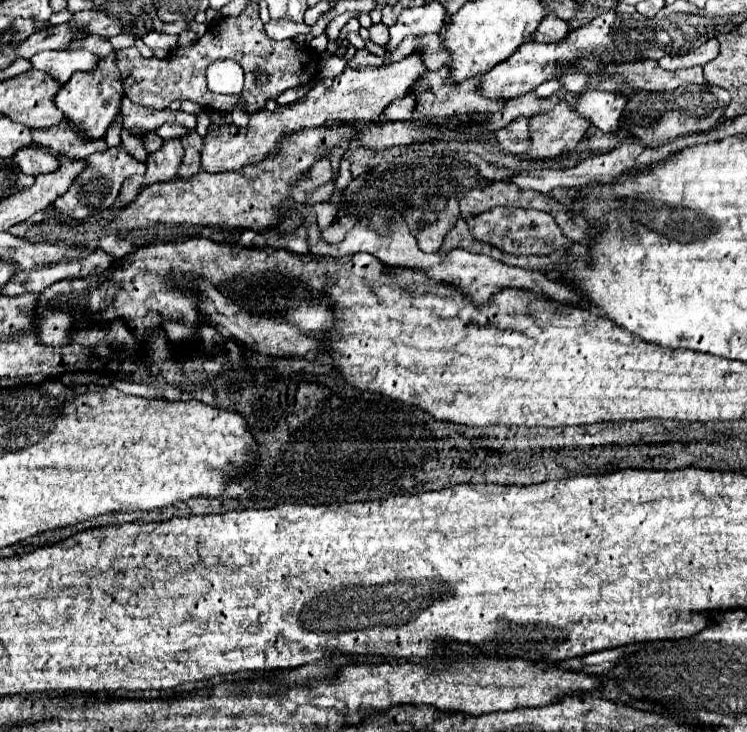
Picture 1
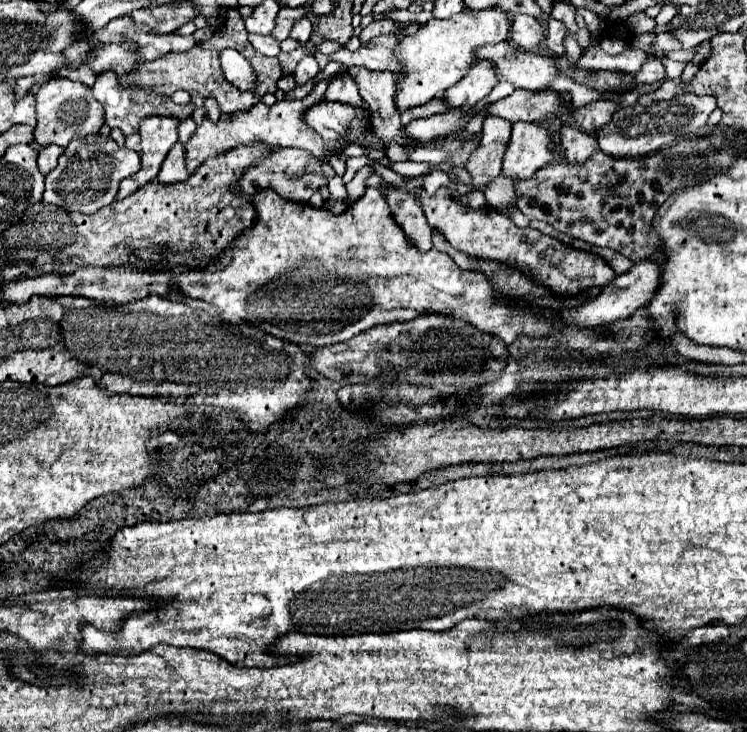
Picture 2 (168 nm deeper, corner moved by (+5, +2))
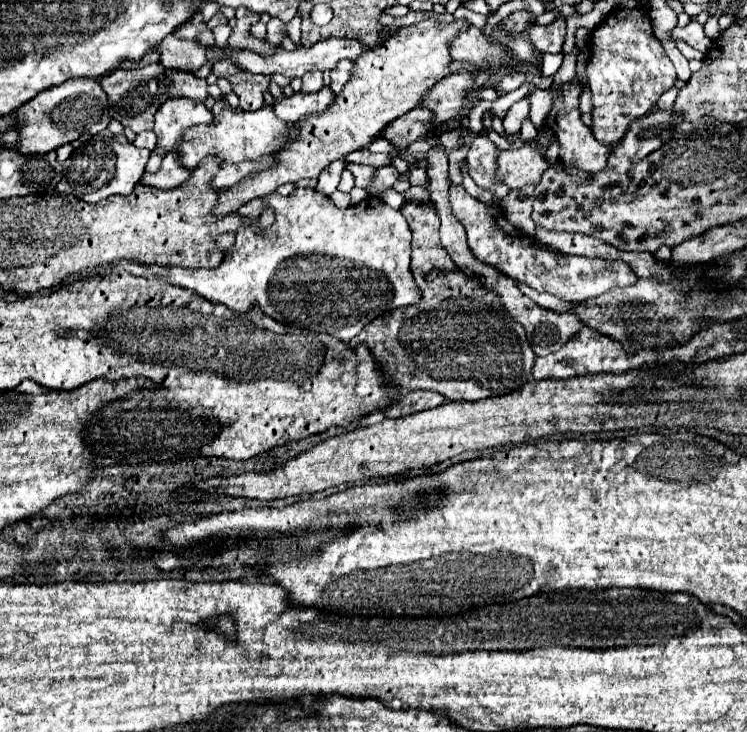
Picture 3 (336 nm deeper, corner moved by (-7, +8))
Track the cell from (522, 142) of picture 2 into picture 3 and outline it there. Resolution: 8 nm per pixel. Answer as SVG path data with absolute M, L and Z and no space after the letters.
M526 145L522 149L500 151L496 179L498 183L506 183L508 189L520 189L526 185L538 185L546 169L546 159L540 157L536 149Z

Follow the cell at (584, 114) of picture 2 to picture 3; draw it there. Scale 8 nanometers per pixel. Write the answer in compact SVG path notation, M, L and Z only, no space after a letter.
M644 7L616 9L592 31L586 73L594 103L592 133L602 145L618 143L628 125L650 113L658 97L678 79L662 43L652 35L652 19Z

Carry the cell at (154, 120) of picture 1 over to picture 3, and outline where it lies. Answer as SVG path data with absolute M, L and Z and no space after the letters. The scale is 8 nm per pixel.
M152 63L142 69L118 69L116 73L110 73L100 81L104 93L110 99L110 115L112 119L120 121L124 127L130 127L134 133L152 131L154 129L154 113L160 109L160 105L166 99L174 97L190 97L198 101L206 101L208 83L204 79L194 77L188 71L182 69L166 69L162 63Z

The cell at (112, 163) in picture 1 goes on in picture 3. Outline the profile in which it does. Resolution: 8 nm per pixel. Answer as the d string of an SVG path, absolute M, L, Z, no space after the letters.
M104 129L64 161L64 179L60 181L58 191L70 193L86 203L98 203L110 195L128 195L140 181L148 157L148 149L138 149L124 135L112 135L108 129Z

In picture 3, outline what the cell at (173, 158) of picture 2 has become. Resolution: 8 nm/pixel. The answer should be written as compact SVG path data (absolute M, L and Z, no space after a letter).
M170 151L170 153L164 157L164 161L162 161L158 173L144 173L142 179L140 179L140 183L148 185L148 187L156 187L156 189L174 189L174 187L182 185L188 177L190 177L190 171L184 169L184 167L178 163L176 153Z

